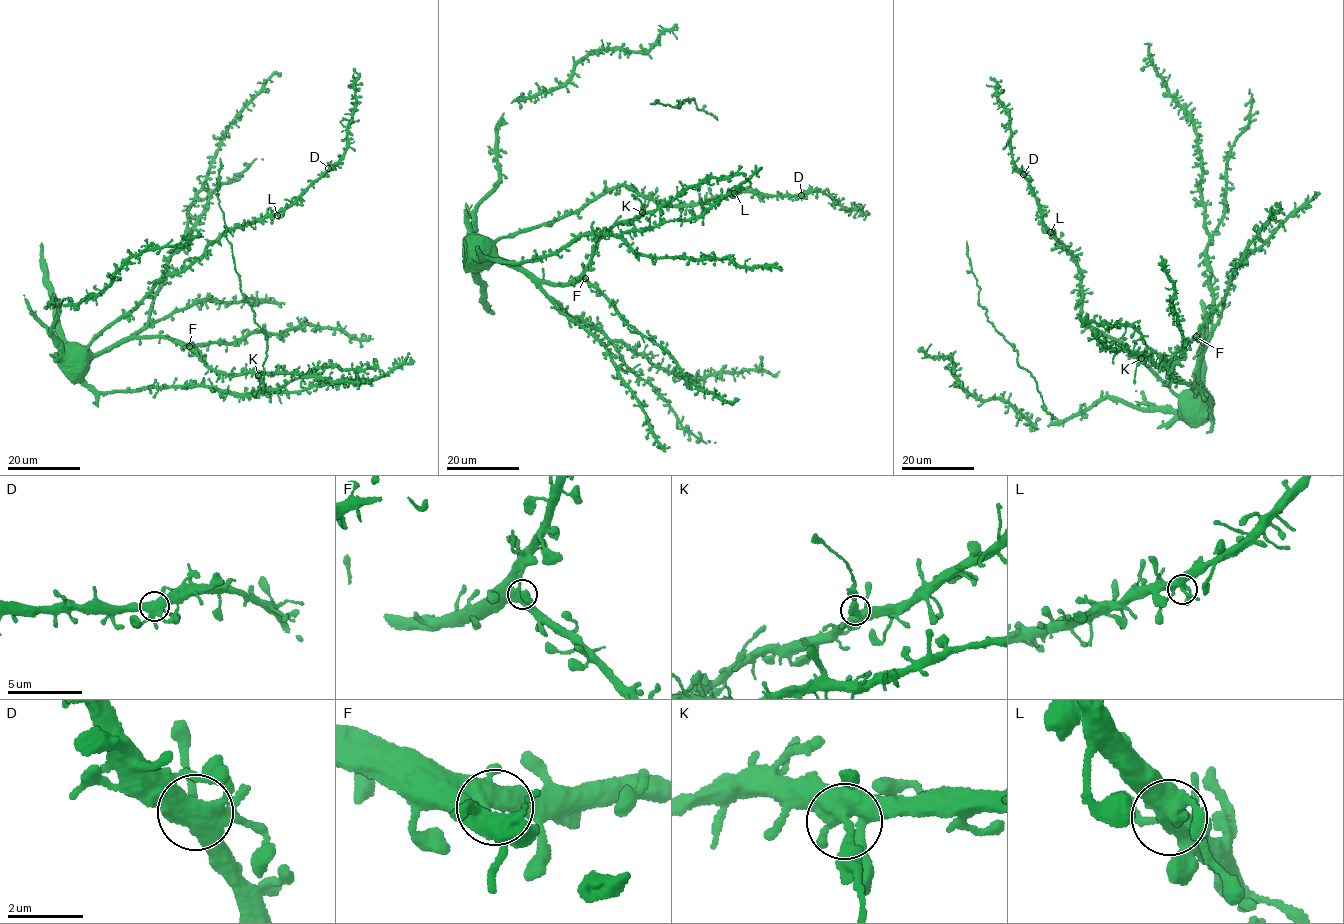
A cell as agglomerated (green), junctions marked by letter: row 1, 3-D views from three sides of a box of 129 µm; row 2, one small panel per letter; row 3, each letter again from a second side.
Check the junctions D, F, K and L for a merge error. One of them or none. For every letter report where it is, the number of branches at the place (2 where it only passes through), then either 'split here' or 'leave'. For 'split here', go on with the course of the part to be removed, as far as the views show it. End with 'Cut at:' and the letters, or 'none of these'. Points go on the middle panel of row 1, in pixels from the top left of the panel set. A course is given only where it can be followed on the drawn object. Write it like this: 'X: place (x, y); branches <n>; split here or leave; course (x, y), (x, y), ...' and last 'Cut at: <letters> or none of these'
D: place (801, 195); branches 6; leave
F: place (585, 278); branches 4; leave
K: place (642, 212); branches 6; split here; course (642, 212), (641, 204), (632, 194)
L: place (734, 193); branches 5; leave
Cut at: K

